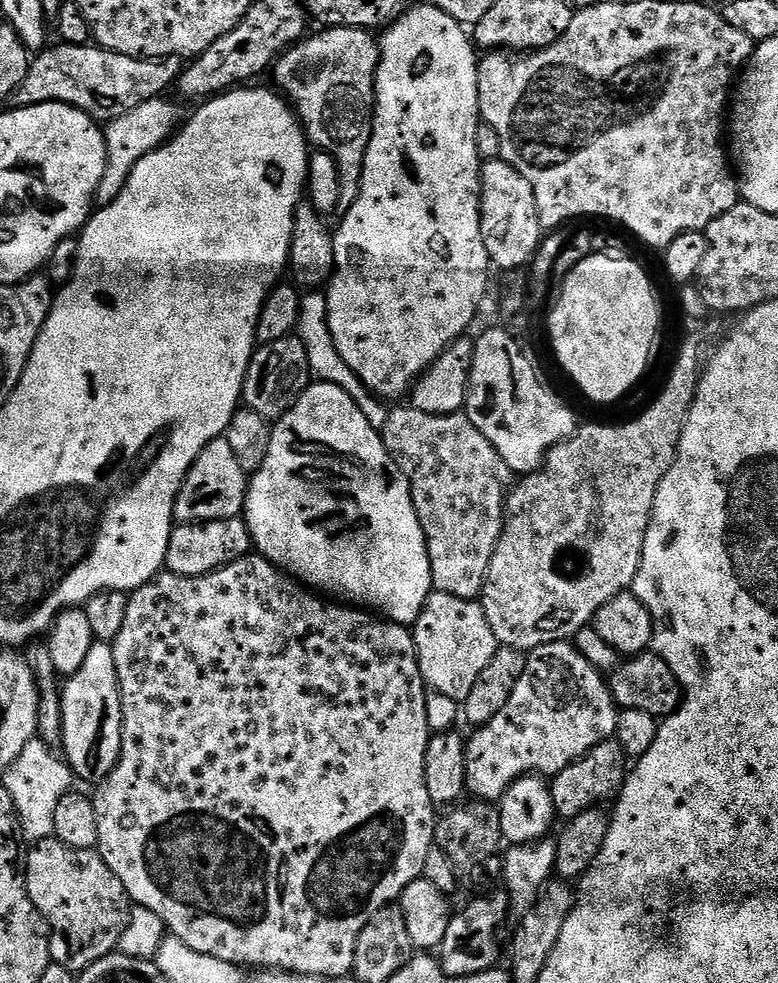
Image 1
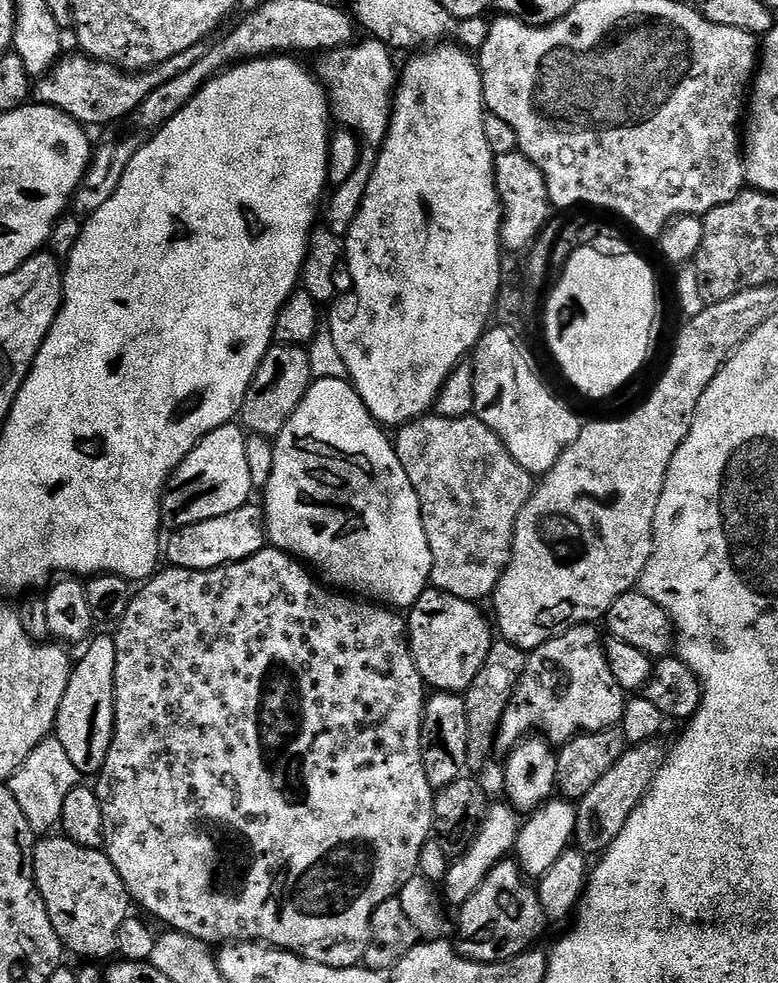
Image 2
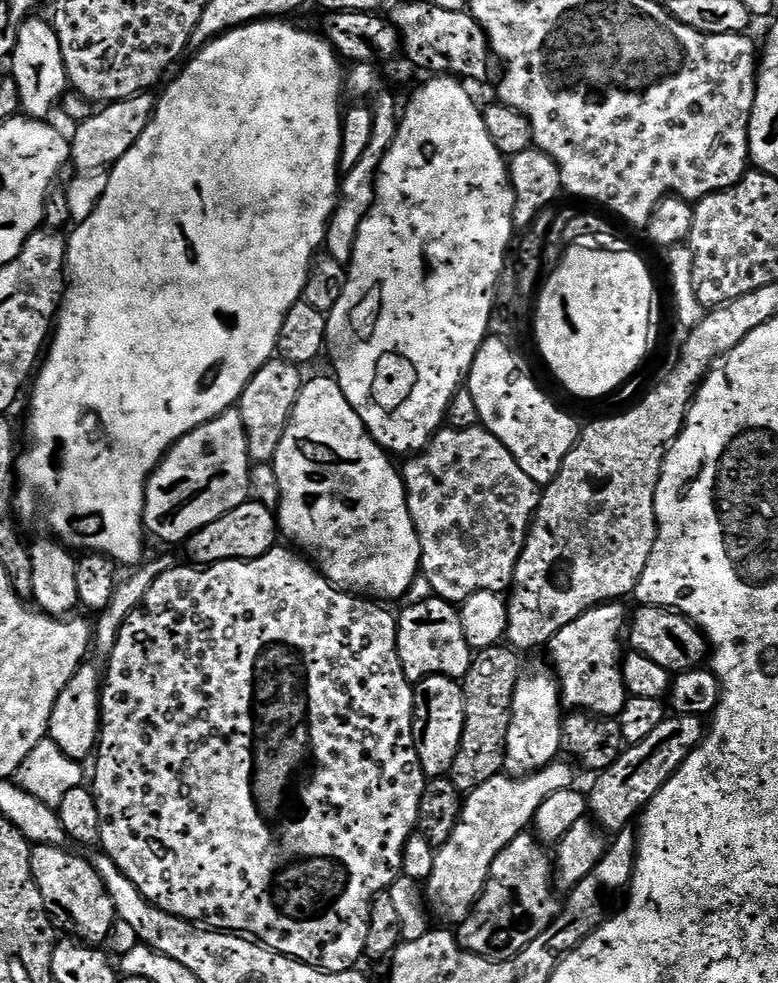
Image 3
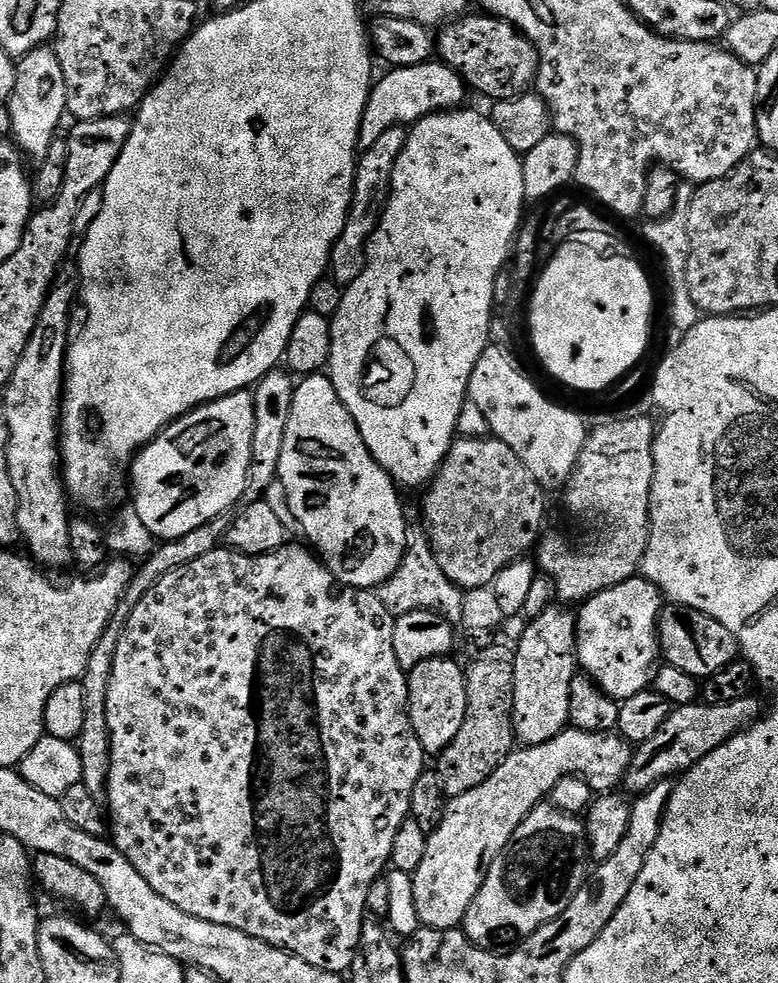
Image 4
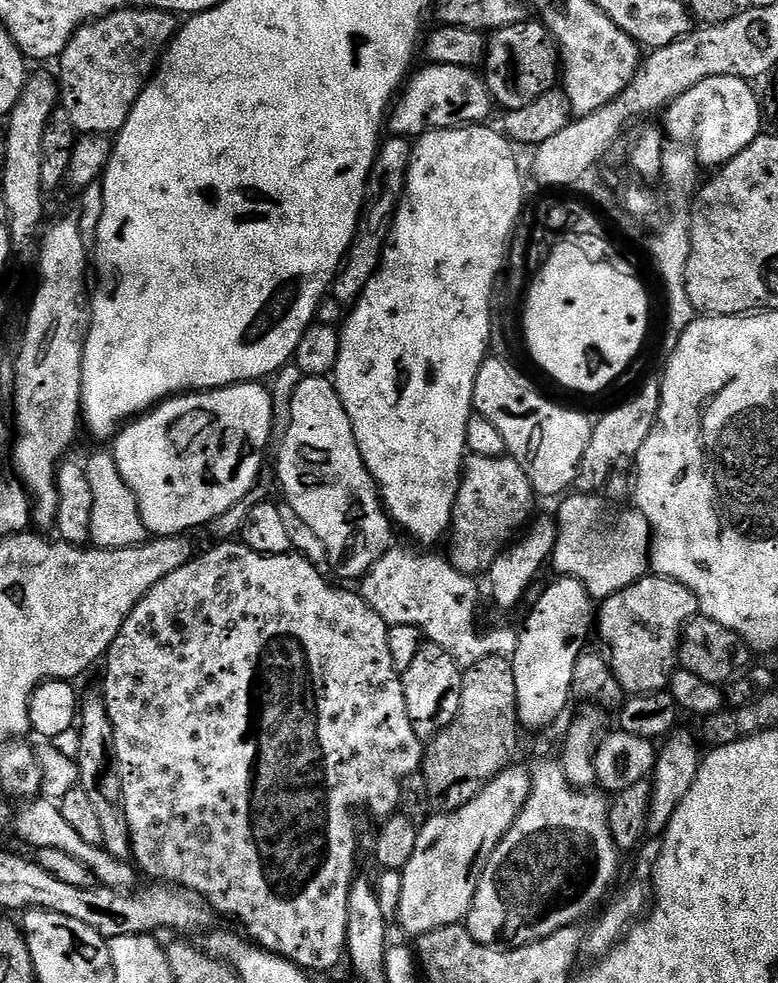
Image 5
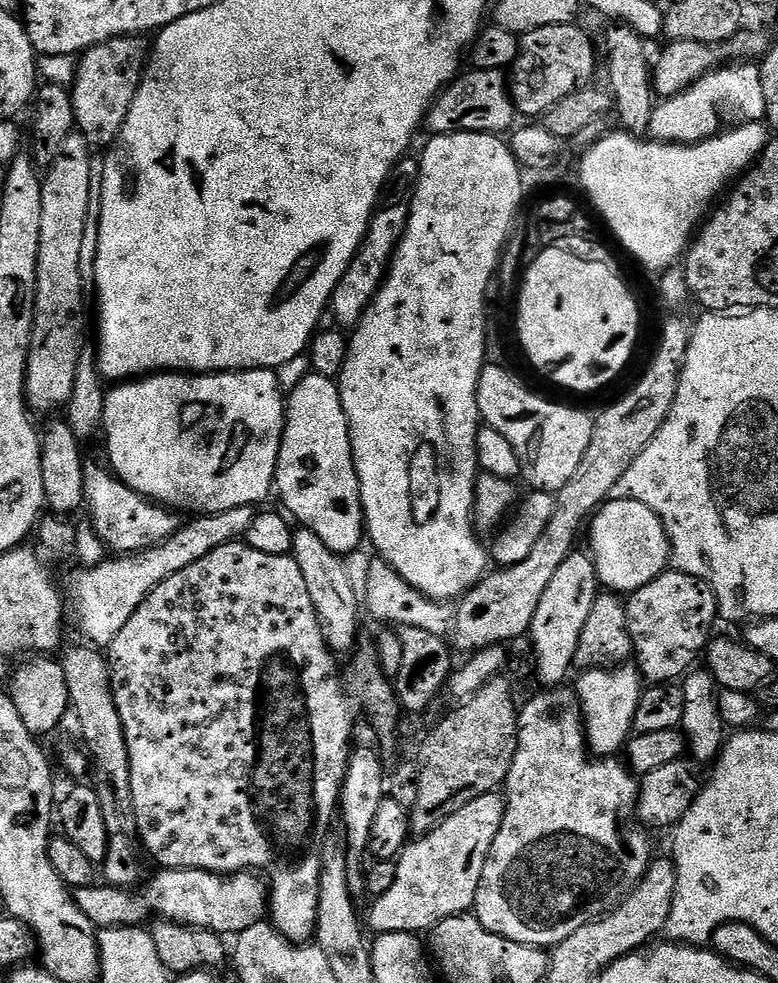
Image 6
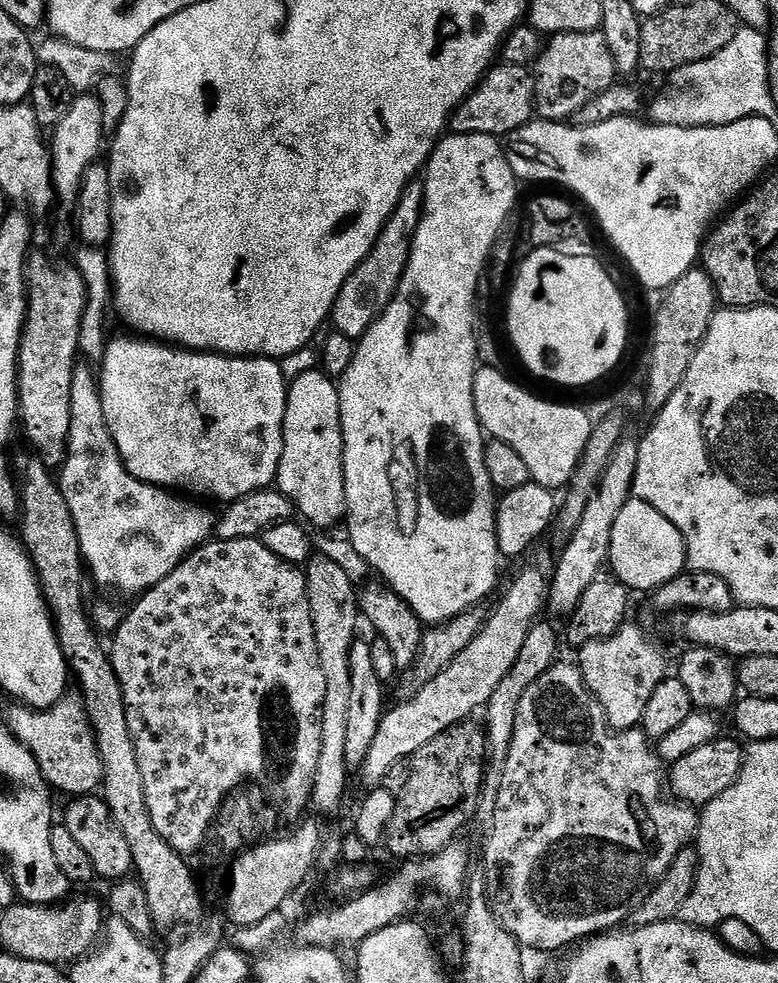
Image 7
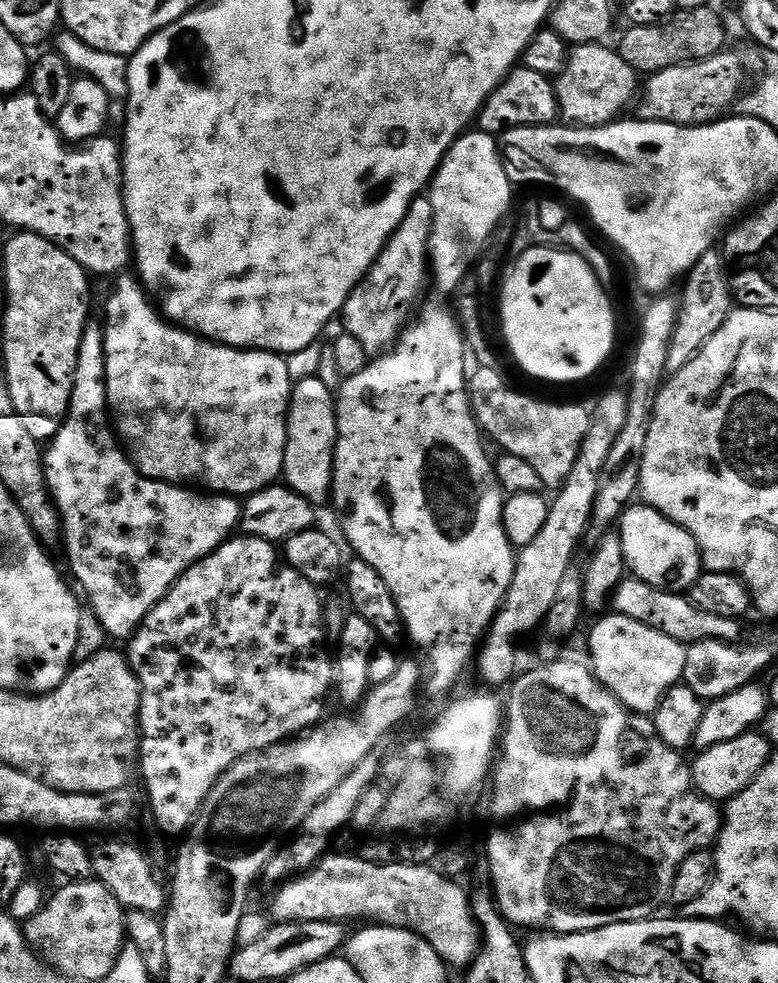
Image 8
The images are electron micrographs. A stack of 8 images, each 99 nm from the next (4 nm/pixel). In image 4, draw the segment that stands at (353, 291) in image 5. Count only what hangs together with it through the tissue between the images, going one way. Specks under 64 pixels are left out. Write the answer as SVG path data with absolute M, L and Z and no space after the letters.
M403 127L392 128L370 150L359 157L356 165L356 181L352 191L353 202L348 211L346 226L332 248L330 276L337 284L347 286L358 278L364 269L364 254L368 247L368 239L380 224L380 215L384 213L384 205L388 202L388 193L392 187L392 171L398 162L398 154L404 148L406 132Z

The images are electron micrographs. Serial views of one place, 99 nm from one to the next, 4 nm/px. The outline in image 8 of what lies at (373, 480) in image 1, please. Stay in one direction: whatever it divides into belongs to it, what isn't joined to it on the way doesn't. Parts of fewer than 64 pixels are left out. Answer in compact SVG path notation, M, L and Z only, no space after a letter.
M316 376L295 381L288 405L288 441L283 479L302 498L327 501L332 495L332 471L336 457L336 400Z

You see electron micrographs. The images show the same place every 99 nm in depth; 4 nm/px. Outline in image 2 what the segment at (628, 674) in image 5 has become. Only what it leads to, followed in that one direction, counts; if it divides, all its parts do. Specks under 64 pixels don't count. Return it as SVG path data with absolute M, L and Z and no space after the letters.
M580 624L527 653L524 672L516 683L516 689L506 706L506 714L502 714L500 729L496 732L496 748L499 751L510 753L532 733L539 734L552 746L563 746L582 732L607 732L619 725L624 713L626 693L618 686L618 682L614 682L604 657L602 636L594 629L592 624Z

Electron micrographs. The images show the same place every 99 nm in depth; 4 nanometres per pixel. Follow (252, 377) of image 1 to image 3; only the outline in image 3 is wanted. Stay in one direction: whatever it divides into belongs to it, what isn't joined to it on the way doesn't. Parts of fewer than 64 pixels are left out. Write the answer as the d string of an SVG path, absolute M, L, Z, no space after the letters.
M279 358L270 359L254 378L250 378L246 390L240 395L238 411L246 430L248 459L253 465L267 464L276 457L282 434L286 434L288 420L298 402L298 394L304 388L306 376L300 372L303 372L301 365Z

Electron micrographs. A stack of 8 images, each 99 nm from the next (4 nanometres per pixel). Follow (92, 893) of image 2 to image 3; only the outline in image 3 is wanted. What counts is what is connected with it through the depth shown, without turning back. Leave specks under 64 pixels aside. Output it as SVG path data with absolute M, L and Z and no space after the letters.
M37 844L33 847L30 866L34 882L42 894L42 902L46 902L46 910L53 921L59 927L61 924L72 935L69 937L79 938L84 942L107 941L112 925L118 919L114 902L95 863L91 859L83 860L82 857L67 852L68 850L67 847L55 844Z

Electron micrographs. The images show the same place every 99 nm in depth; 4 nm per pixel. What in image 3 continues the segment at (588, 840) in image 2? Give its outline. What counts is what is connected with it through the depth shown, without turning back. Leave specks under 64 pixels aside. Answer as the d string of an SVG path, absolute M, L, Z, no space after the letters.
M665 715L662 726L642 738L642 742L627 745L623 754L595 777L596 785L590 791L590 812L605 833L621 832L643 813L654 794L666 786L682 762L686 762L688 755L700 745L705 731L706 724L701 717Z

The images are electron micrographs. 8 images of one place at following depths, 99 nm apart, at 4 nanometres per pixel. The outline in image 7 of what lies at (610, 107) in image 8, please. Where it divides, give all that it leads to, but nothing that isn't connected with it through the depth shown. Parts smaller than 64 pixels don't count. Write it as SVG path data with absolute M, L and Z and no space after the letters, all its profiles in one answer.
M603 31L586 34L558 34L547 41L546 47L534 65L536 82L536 110L539 119L549 122L568 122L602 90L617 83L614 54L606 46Z

